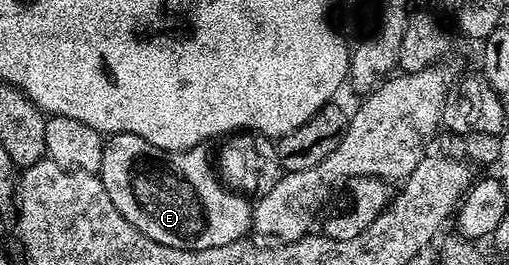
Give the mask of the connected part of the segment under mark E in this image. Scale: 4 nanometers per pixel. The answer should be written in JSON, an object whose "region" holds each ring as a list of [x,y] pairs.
{"region":[[[132,133],[111,135],[104,143],[104,157],[100,178],[112,205],[140,229],[152,241],[168,245],[172,249],[216,249],[216,245],[239,242],[242,235],[252,227],[252,203],[245,195],[239,195],[221,178],[214,176],[205,146],[193,147],[190,151],[161,151],[156,145],[136,137]]]}

